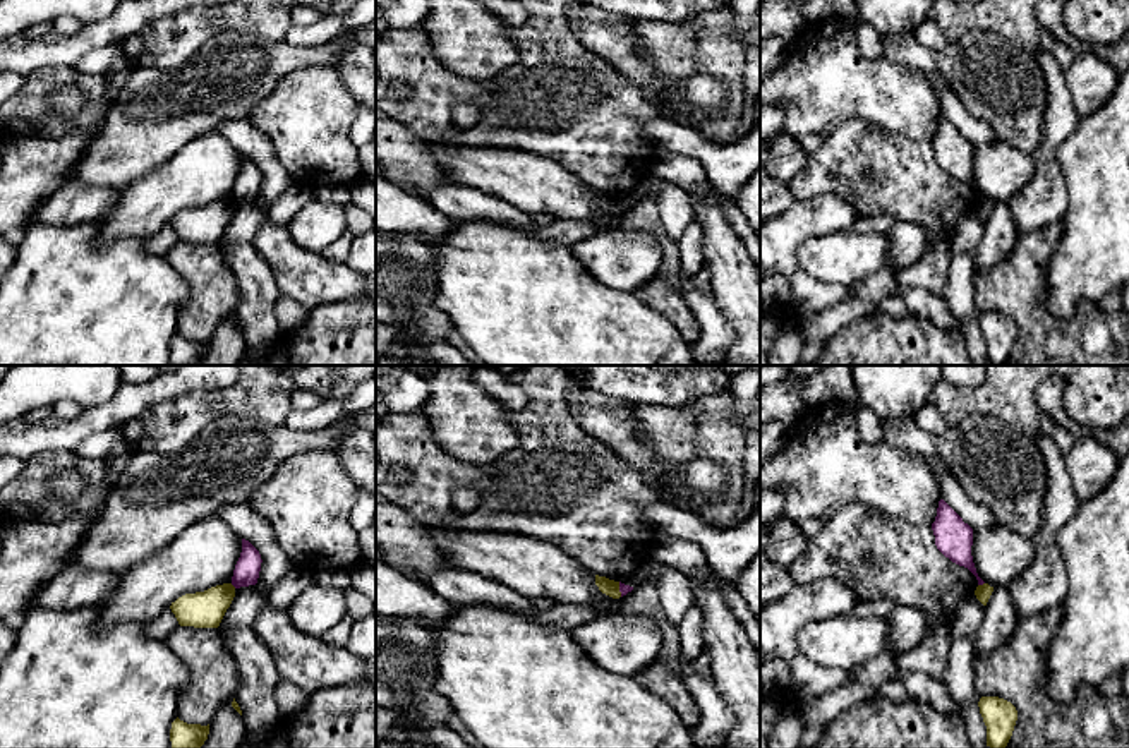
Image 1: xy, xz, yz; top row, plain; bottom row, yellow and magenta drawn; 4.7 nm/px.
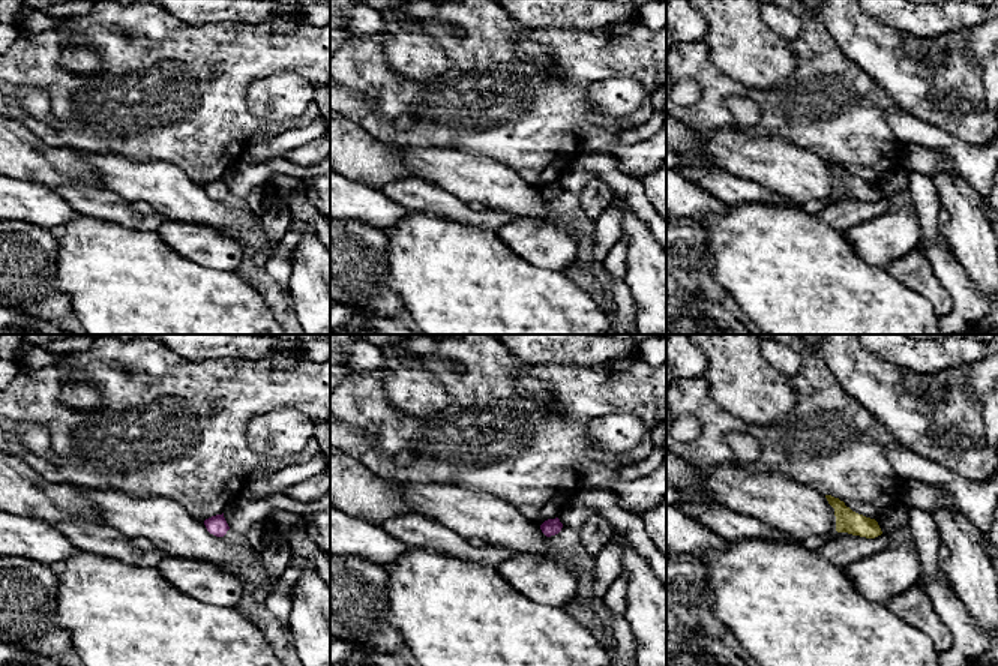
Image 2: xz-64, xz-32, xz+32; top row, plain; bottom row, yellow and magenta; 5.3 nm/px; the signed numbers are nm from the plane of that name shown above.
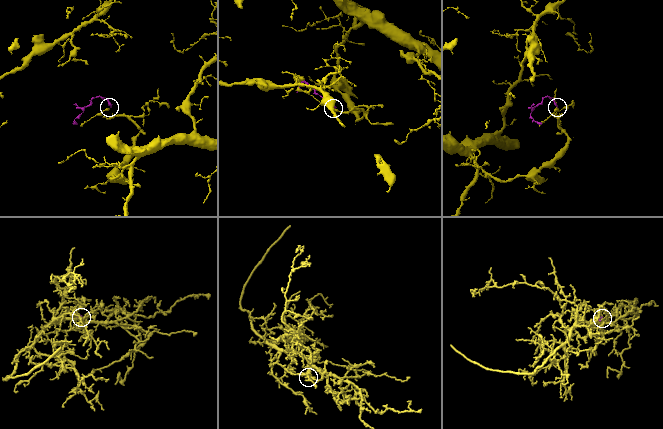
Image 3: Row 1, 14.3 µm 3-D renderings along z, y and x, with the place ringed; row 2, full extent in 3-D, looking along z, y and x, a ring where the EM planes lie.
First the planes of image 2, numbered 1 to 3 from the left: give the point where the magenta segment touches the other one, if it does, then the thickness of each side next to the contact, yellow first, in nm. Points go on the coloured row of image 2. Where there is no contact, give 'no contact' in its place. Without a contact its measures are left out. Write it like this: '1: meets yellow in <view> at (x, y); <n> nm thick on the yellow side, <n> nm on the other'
1: no contact
2: no contact
3: no contact

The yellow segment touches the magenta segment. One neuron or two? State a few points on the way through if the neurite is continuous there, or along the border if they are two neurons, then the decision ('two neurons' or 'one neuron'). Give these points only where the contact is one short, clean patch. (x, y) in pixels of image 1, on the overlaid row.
border along yz (984, 582), (978, 585); two neurons

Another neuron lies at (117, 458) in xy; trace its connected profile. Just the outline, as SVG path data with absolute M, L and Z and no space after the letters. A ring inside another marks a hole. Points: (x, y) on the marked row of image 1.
M117 439L117 443L112 446L108 455L105 456L105 465L106 465L106 491L105 491L105 499L110 494L110 491L118 484L129 460L132 455L130 444L124 439Z

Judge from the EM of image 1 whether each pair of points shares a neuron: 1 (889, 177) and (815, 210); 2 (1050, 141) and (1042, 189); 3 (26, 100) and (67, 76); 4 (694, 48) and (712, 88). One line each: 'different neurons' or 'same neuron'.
1: different neurons
2: same neuron
3: same neuron
4: different neurons

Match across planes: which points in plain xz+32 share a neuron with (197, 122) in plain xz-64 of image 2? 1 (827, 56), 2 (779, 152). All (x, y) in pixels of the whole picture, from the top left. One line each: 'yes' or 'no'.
1: yes
2: no

